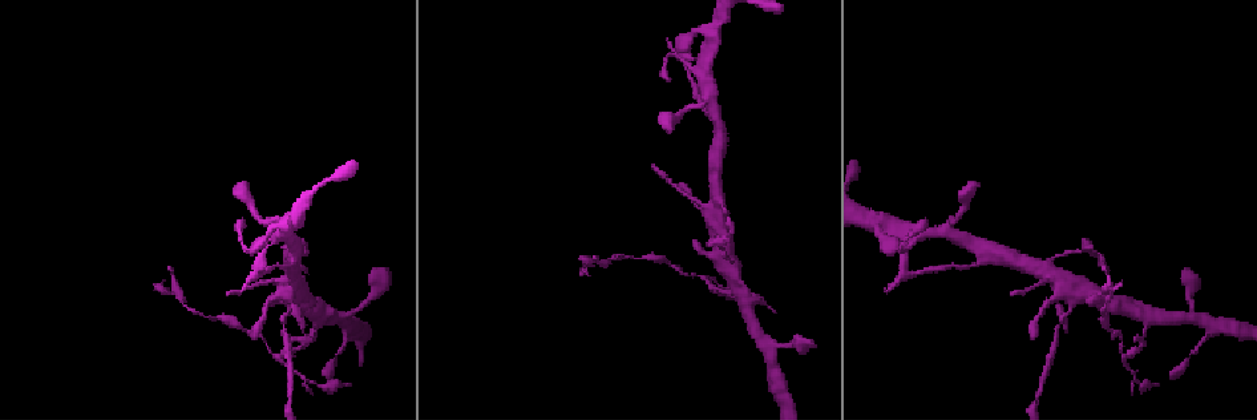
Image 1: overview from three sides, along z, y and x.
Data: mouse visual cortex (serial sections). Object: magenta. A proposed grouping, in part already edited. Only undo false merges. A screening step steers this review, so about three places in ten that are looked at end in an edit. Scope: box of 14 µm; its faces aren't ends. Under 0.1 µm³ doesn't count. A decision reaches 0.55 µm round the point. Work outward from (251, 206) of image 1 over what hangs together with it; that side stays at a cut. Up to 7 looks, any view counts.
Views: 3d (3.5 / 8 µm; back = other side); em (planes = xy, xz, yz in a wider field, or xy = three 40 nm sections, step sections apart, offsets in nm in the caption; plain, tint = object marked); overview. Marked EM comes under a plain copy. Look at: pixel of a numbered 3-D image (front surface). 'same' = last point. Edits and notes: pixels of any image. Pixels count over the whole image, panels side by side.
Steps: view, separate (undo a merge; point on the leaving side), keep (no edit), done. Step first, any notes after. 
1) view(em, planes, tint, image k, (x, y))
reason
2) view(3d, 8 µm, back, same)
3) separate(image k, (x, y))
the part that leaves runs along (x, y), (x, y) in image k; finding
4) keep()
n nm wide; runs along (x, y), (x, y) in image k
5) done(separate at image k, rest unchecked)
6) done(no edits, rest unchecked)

view(3d, 3.5 µm, image 1, (946, 230))
three arms meet

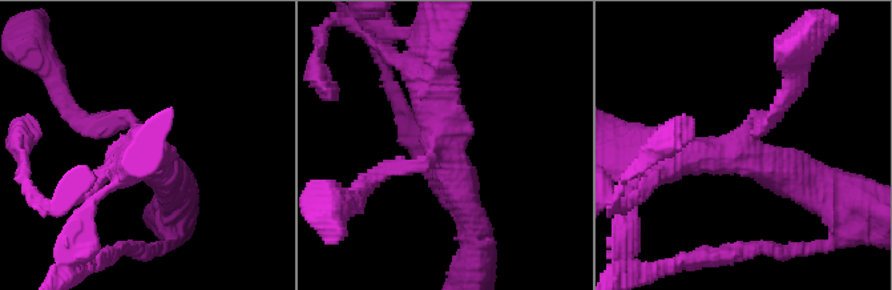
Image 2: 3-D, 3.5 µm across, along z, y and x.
keep()
runs along (76, 119), (129, 119), (174, 176) in image 2; continuous, no second cell

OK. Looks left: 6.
view(3d, 3.5 µm, image 1, (290, 299))
thin arm on a thick one

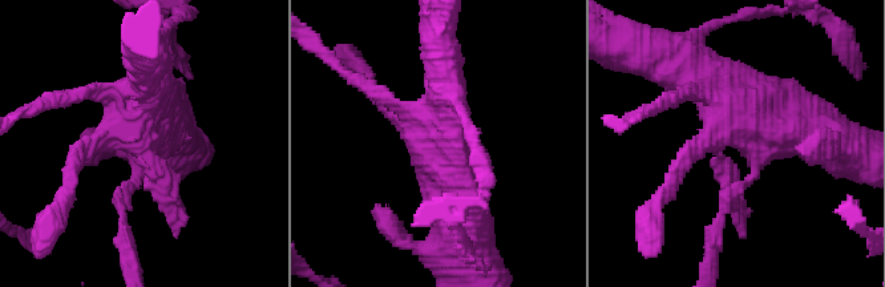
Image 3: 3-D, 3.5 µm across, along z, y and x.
view(em, xy, step 3, tint, image 3, (138, 143))

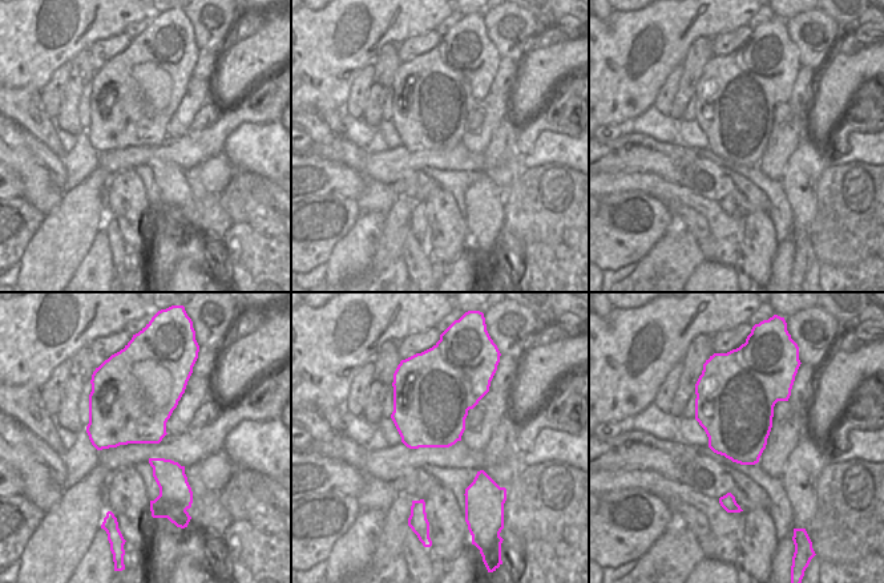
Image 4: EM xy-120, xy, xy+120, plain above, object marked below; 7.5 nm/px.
view(em, planes, tint, same)

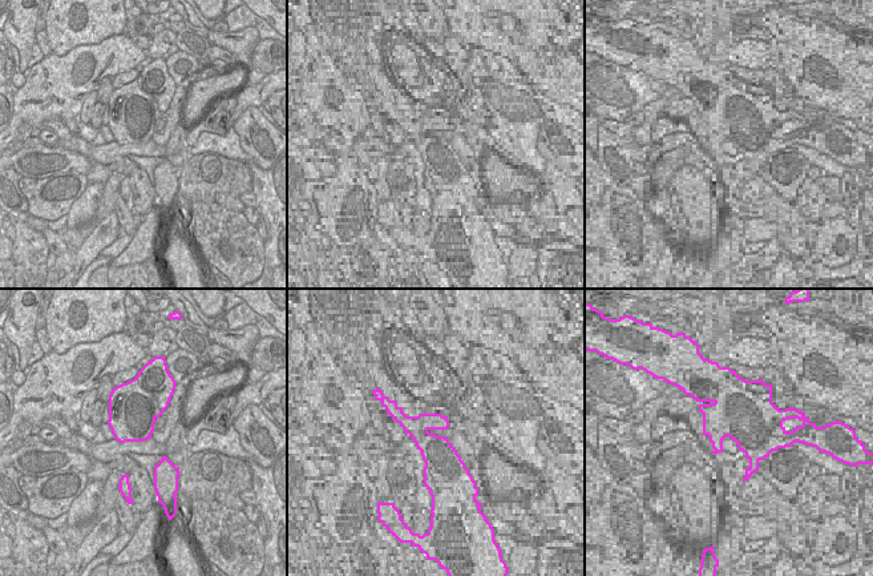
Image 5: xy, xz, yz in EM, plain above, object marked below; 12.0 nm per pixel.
keep()
runs along (691, 68), (762, 125), (837, 137) in image 3; all the same cell

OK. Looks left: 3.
view(3d, 3.5 µm, image 1, (317, 315))
small branch off a trunk

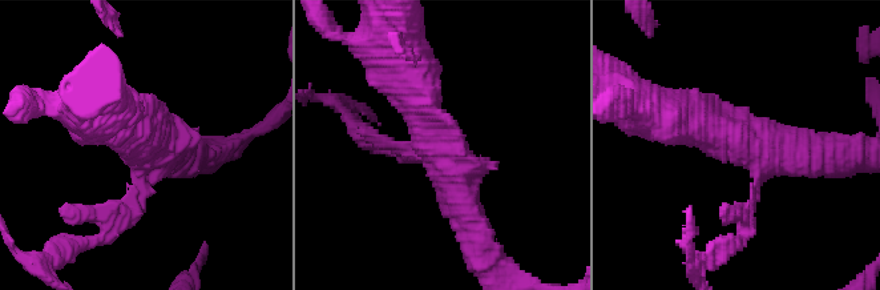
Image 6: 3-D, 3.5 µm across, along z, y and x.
view(em, planes, tint, image 6, (141, 147))
now the EM

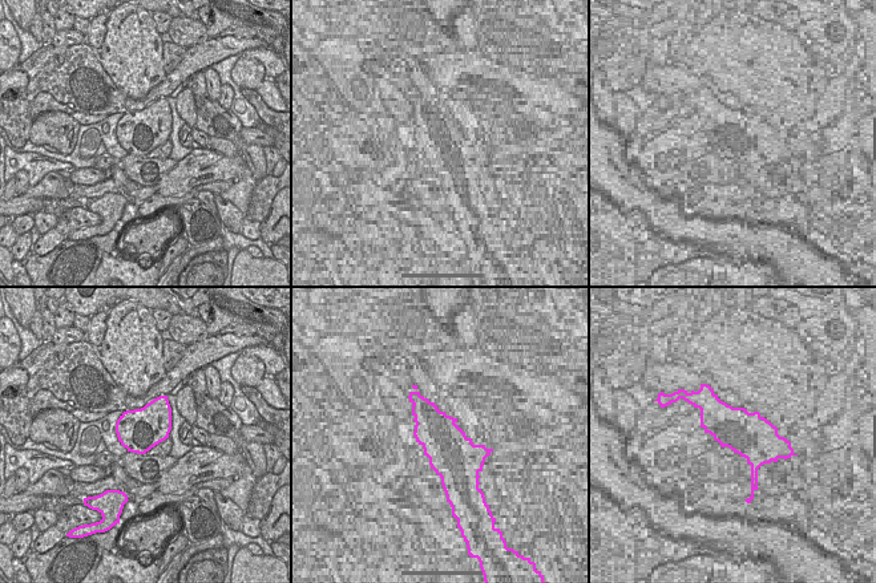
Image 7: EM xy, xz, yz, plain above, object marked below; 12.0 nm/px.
keep()
runs along (412, 95), (461, 186), (473, 234) in image 6; one cell here

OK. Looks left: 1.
done(no edits, rest unchecked)

